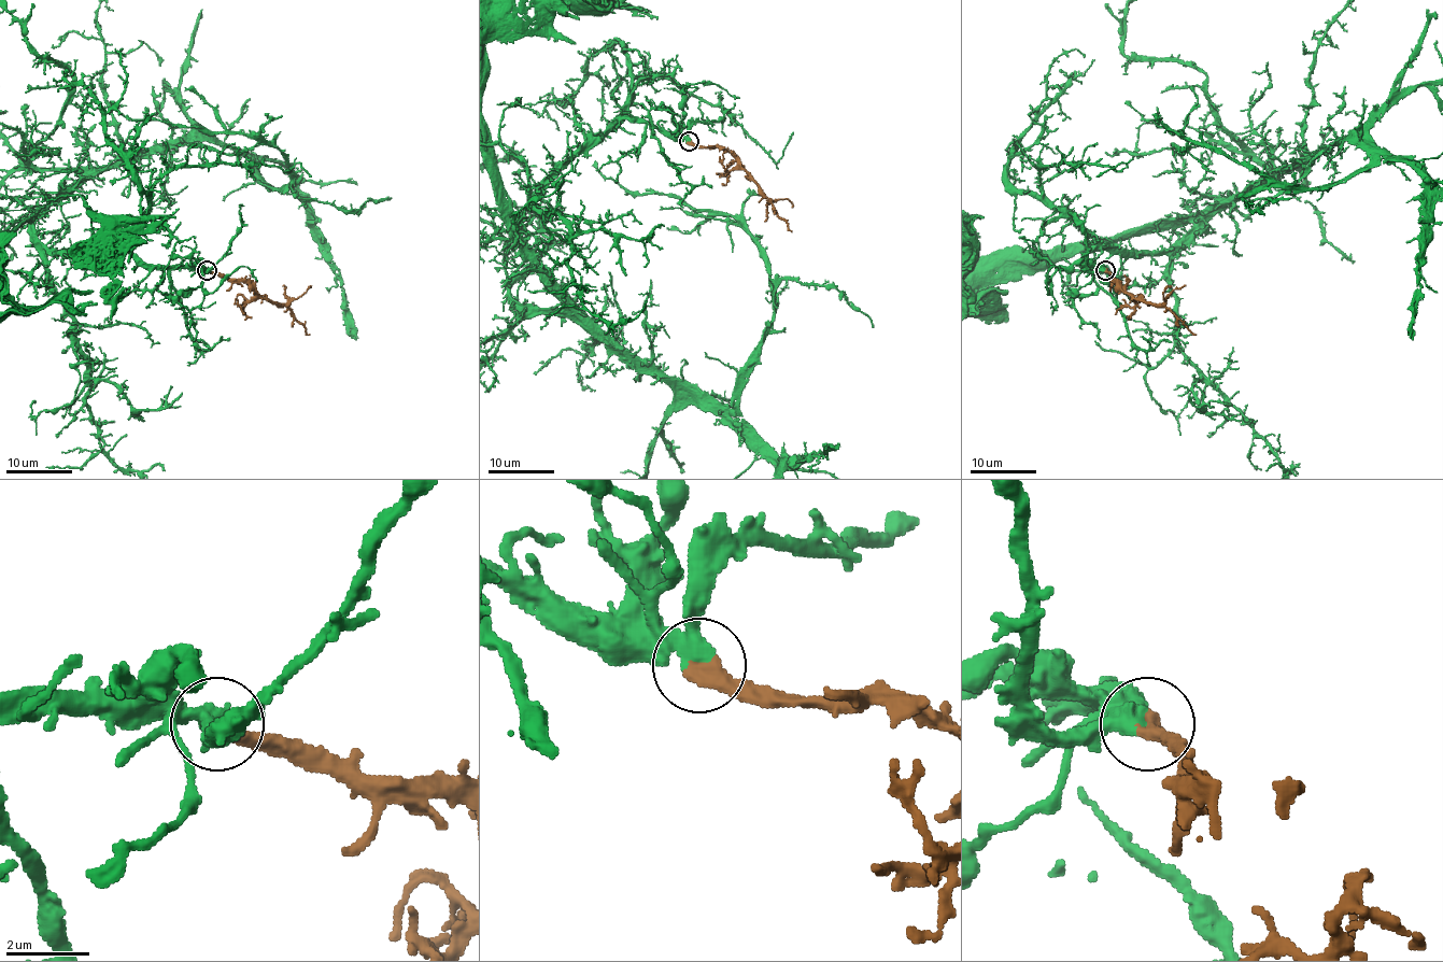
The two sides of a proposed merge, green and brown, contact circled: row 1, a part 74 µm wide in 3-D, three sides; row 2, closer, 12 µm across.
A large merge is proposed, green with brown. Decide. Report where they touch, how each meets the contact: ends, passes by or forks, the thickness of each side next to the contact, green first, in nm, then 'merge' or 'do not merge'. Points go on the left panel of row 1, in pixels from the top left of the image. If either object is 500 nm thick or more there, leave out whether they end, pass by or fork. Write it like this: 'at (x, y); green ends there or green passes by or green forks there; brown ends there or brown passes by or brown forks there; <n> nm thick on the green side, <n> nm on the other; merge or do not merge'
at (207, 270); green passes by; brown ends there; 420 nm thick on the green side, 460 nm on the other; merge

